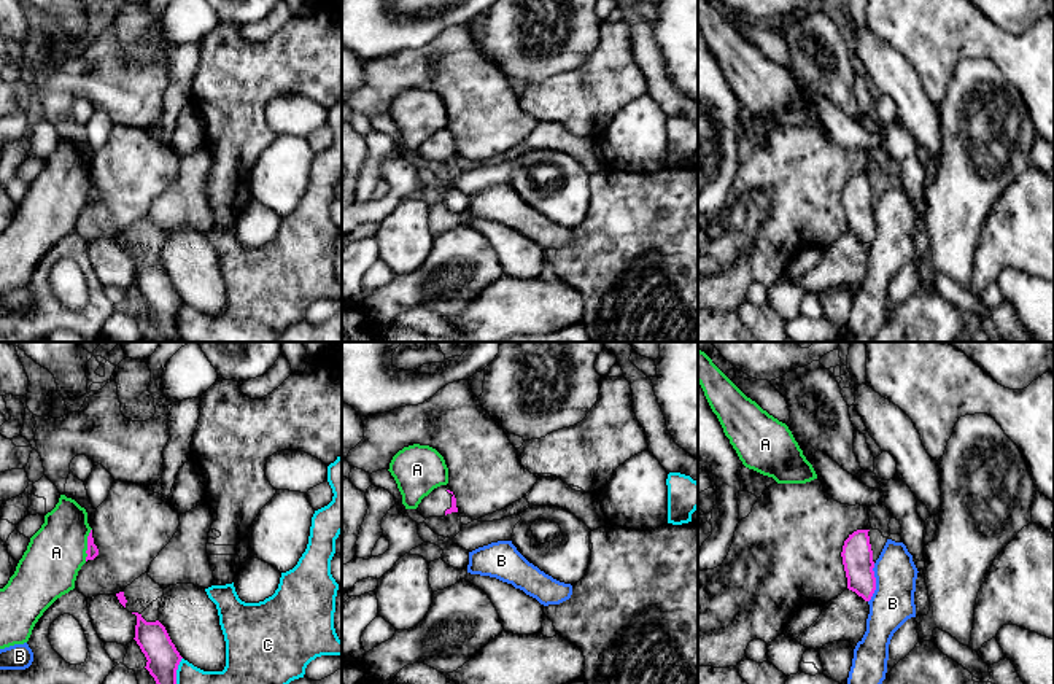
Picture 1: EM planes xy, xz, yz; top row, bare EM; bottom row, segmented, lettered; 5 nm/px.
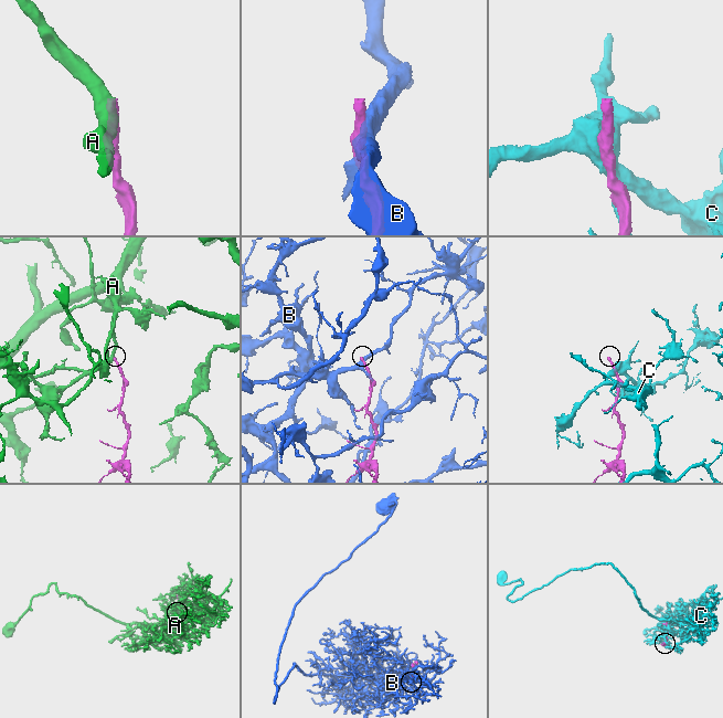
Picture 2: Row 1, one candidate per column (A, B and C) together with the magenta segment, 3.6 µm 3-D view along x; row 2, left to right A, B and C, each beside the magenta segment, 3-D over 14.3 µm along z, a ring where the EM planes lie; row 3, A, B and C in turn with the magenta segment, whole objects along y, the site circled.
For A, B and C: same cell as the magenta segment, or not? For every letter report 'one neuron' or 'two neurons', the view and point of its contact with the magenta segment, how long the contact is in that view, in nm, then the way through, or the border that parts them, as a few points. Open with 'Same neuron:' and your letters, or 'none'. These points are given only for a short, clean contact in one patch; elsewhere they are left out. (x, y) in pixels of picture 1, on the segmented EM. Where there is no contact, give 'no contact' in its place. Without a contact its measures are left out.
Same neuron: none
A: two neurons | xy (88, 544) | 170 nm | along xy (91, 528), (86, 538), (85, 560)
B: two neurons | yz (875, 582) | 200 nm
C: two neurons | xy (177, 668) | 140 nm

